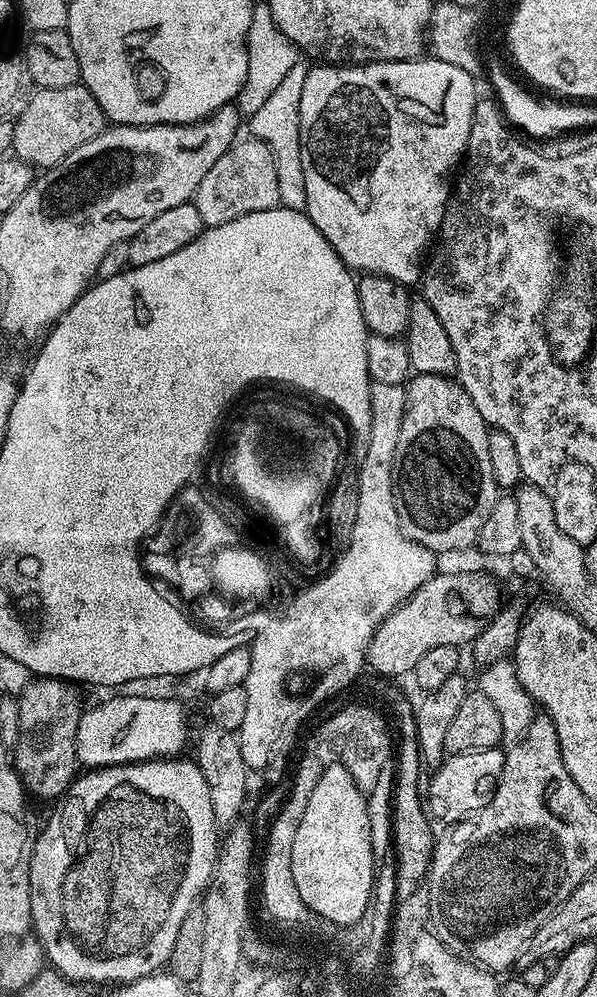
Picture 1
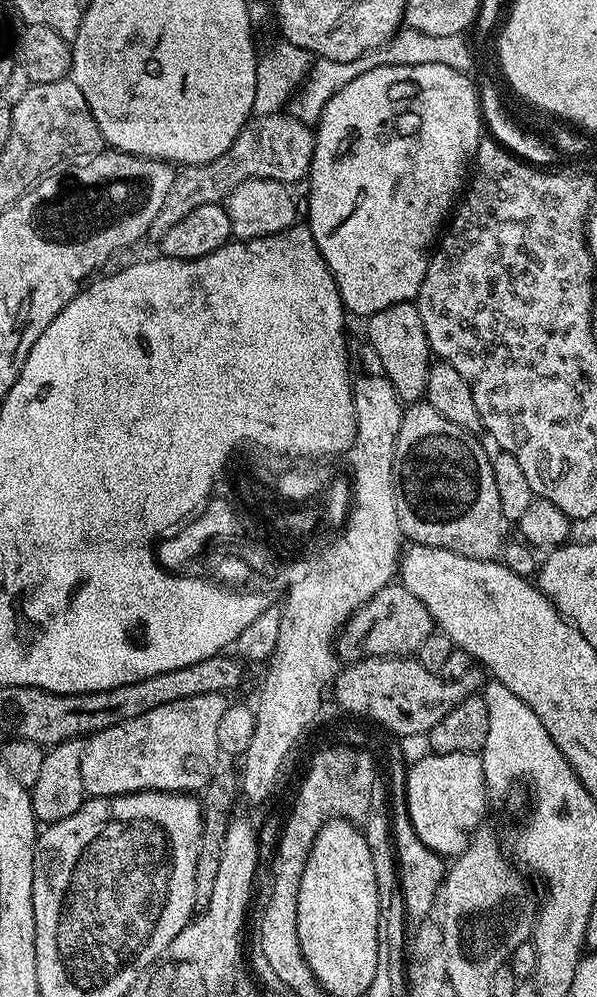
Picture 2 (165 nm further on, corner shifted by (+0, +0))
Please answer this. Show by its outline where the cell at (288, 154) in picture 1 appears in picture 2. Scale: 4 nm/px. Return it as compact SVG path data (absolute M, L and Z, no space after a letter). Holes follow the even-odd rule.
M407 26L401 27L400 31L380 48L367 52L362 58L354 58L354 62L334 62L333 60L313 59L312 68L308 71L308 77L300 85L294 99L290 104L291 115L297 118L319 118L326 102L346 86L346 82L354 82L358 74L366 74L366 70L374 70L383 64L390 66L426 66L437 64L438 66L450 66L454 70L468 74L472 68L472 52L464 41L463 35L443 36L442 34L422 34L418 30Z

